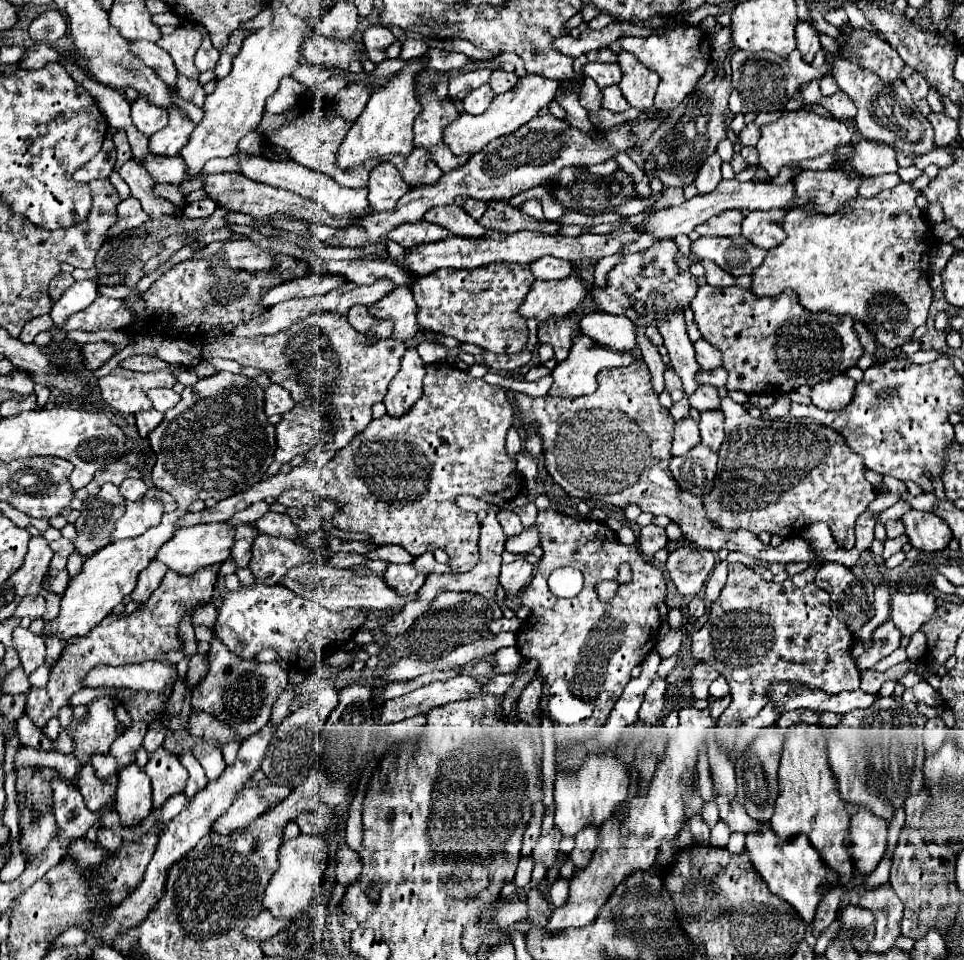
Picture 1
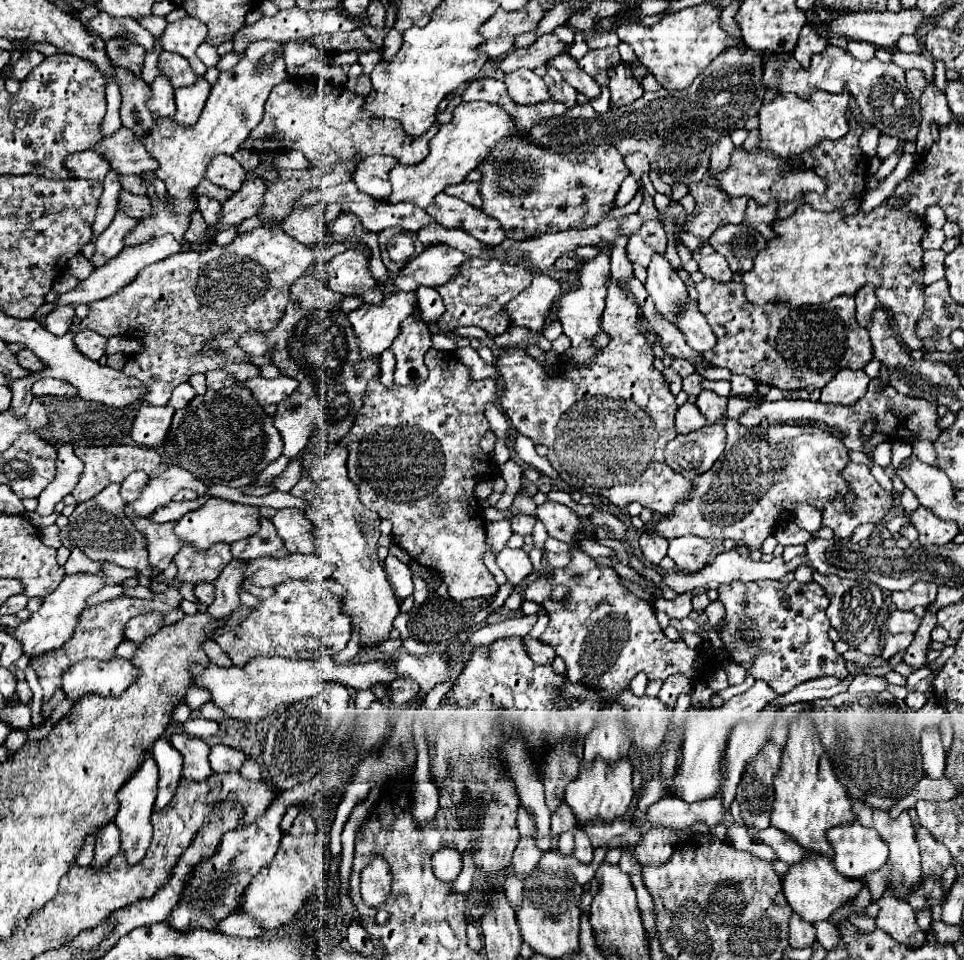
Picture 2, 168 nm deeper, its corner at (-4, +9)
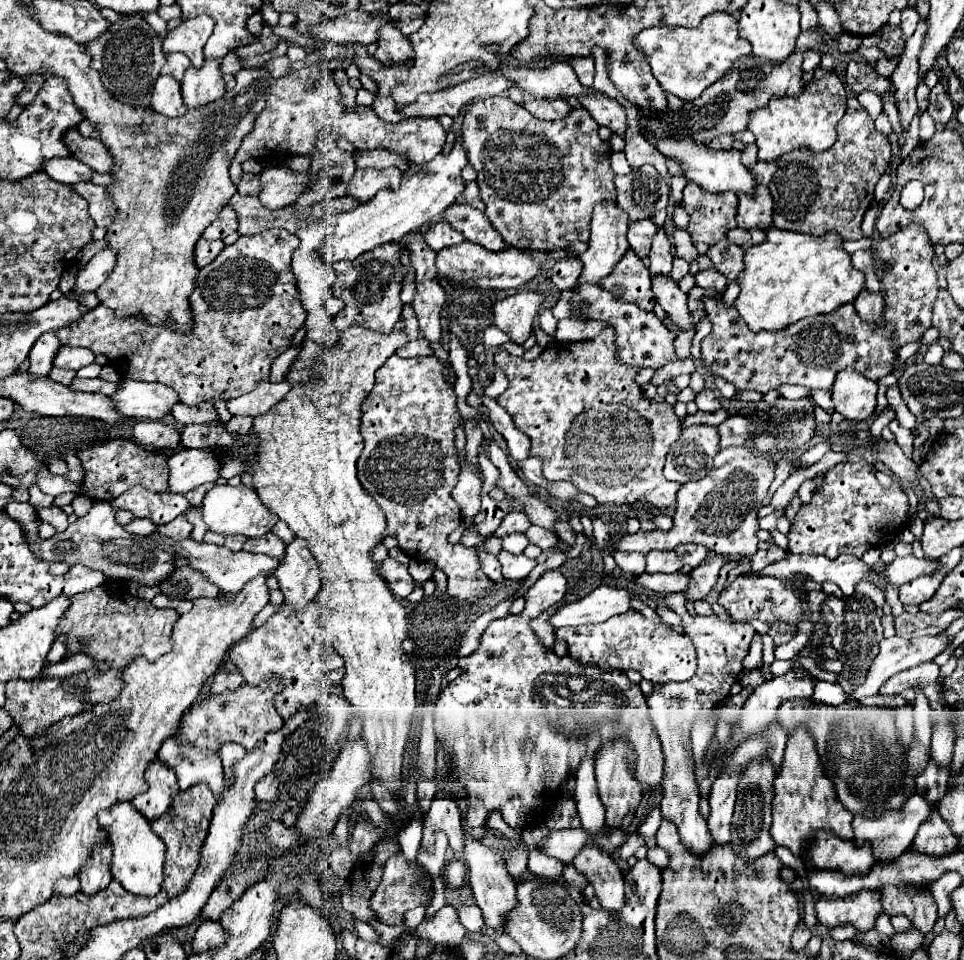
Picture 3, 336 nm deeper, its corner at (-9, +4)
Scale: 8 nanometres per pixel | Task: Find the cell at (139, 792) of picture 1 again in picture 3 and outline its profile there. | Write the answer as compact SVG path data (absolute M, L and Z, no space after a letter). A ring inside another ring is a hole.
M126 801L114 805L112 809L100 811L98 823L104 827L104 831L108 831L108 843L112 845L112 879L116 879L126 891L132 891L134 895L156 895L164 879L162 865L166 847L164 841L150 829L150 821L140 815L130 801Z

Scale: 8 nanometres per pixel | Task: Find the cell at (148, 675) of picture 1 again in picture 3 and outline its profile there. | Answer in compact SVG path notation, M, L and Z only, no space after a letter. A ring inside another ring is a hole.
M12 679L6 683L6 703L4 709L10 713L14 725L20 729L22 735L34 735L64 717L78 715L84 709L84 701L80 695L68 695L62 689L62 679L42 679L42 681L24 681Z

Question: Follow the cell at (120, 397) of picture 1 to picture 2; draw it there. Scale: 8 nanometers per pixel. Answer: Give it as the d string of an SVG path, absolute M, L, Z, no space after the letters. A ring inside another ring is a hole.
M261 226L251 232L241 232L227 246L217 242L205 244L205 250L183 250L165 258L163 262L147 266L139 276L125 286L121 292L97 300L89 304L89 314L85 316L85 330L95 330L101 336L137 336L143 342L143 350L131 355L122 372L137 378L145 384L143 402L151 406L165 406L171 398L171 390L187 382L195 372L217 370L223 362L243 362L247 354L237 348L237 340L245 330L261 330L267 332L275 328L275 324L285 314L285 306L289 302L291 284L305 274L309 266L313 266L321 256L331 258L335 254L333 246L327 250L309 248L295 238L287 236L281 228Z

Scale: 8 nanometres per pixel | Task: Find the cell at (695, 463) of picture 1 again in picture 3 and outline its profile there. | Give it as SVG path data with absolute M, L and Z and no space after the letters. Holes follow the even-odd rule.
M696 425L682 429L682 435L676 443L672 443L664 477L668 481L676 481L680 485L688 481L698 481L708 475L712 469L712 459L720 451L720 437L716 427Z

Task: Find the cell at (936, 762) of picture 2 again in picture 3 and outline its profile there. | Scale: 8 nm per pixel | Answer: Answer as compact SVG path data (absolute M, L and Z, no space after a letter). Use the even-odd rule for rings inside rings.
M932 761L926 765L926 769L918 775L918 785L916 785L916 793L922 795L930 805L936 805L940 795L944 795L944 791L948 789L948 771L938 769Z

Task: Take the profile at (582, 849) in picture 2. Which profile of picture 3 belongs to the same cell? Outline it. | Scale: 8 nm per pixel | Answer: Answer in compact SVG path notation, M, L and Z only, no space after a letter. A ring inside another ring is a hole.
M588 841L572 863L576 871L580 871L594 887L604 909L624 907L624 875L608 853L600 851L596 843Z

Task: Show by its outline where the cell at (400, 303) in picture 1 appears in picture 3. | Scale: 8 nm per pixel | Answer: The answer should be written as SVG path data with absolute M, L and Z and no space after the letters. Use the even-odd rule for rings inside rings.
M362 327L342 331L336 345L322 355L316 367L312 367L312 375L316 375L316 379L312 379L312 383L292 383L288 395L276 403L272 411L256 417L250 429L252 435L260 439L260 447L256 447L256 467L252 467L250 473L252 485L262 503L274 511L296 537L302 537L308 543L312 557L324 571L320 577L320 591L316 595L316 601L322 605L320 625L332 635L334 649L344 659L346 673L342 689L344 697L362 719L362 739L366 741L372 759L372 779L386 787L394 797L402 793L402 757L408 741L412 711L416 707L416 679L410 657L404 655L402 649L402 643L408 637L406 611L380 577L376 569L378 565L370 559L372 547L382 541L382 533L386 531L384 511L360 485L356 477L356 461L364 447L360 435L360 405L374 387L374 373L378 367L384 365L386 359L392 357L406 341L404 331L392 331L390 335L374 333ZM314 393L330 395L328 407L324 409L326 413L320 413L320 405L308 403L310 399L316 399Z

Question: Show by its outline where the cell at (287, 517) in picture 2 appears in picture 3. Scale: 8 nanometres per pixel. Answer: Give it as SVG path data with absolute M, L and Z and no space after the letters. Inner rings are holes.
M294 539L286 547L286 555L276 569L276 579L280 583L280 591L284 593L284 603L292 605L294 611L300 611L306 603L310 603L320 591L320 583L310 579L316 571L316 561L304 543L304 539Z

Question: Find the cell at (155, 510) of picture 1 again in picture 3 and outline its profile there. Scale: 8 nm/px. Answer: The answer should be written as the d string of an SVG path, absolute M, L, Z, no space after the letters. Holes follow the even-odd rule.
M182 449L168 459L170 469L170 493L186 493L204 483L212 483L220 477L220 459L216 461L216 449Z

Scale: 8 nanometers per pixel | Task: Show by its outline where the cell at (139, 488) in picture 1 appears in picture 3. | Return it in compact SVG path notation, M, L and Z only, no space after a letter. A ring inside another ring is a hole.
M134 485L114 501L110 501L116 509L126 509L134 517L146 517L156 525L166 525L172 521L176 515L186 511L190 505L184 495L172 495L172 493L162 493L156 495L142 485Z

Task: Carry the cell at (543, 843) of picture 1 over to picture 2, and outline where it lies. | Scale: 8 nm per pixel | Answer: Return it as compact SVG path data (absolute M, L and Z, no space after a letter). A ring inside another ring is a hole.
M563 802L551 816L551 830L553 832L565 832L565 830L573 830L575 828L575 816L571 812L571 808Z

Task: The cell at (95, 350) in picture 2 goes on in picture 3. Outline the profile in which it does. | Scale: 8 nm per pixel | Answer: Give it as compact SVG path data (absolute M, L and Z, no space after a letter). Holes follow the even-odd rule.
M66 345L66 347L62 347L56 353L56 363L52 363L52 365L58 367L58 369L78 371L80 367L94 363L94 359L96 359L96 355L90 349L84 349L84 347L68 347Z

